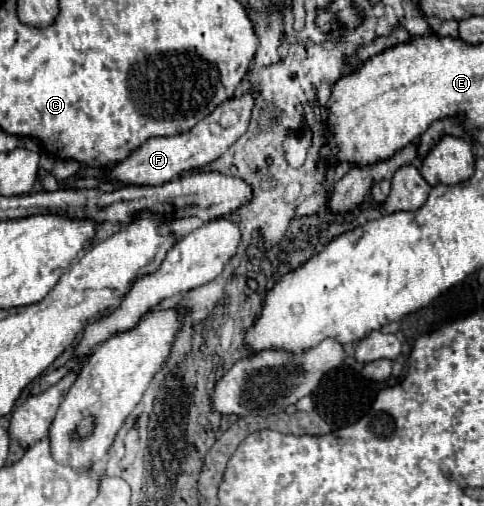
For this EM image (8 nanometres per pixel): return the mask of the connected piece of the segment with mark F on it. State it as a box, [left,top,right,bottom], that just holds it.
[110,91,260,185]

